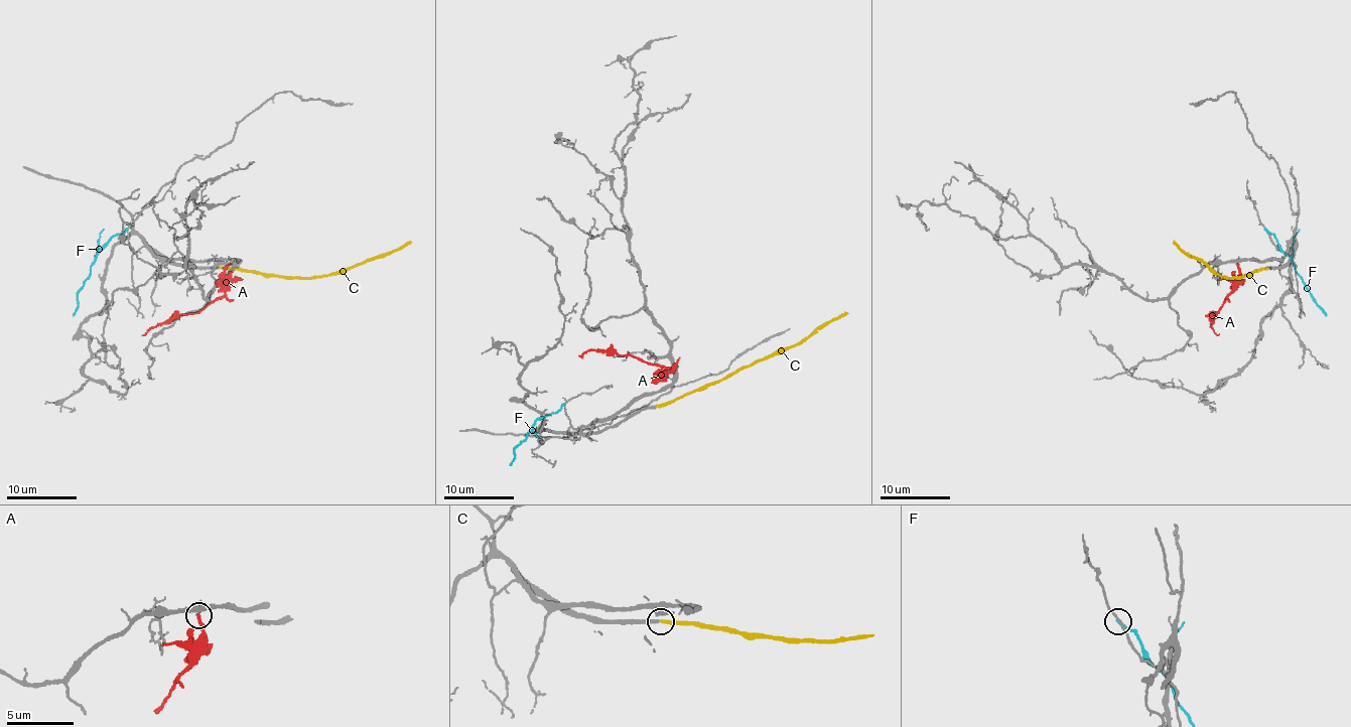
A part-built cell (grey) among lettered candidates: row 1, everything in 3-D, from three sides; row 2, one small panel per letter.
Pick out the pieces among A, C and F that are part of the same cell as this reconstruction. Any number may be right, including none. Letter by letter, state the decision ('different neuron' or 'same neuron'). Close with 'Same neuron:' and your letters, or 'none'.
A: different neuron
C: same neuron
F: different neuron
Same neuron: C

